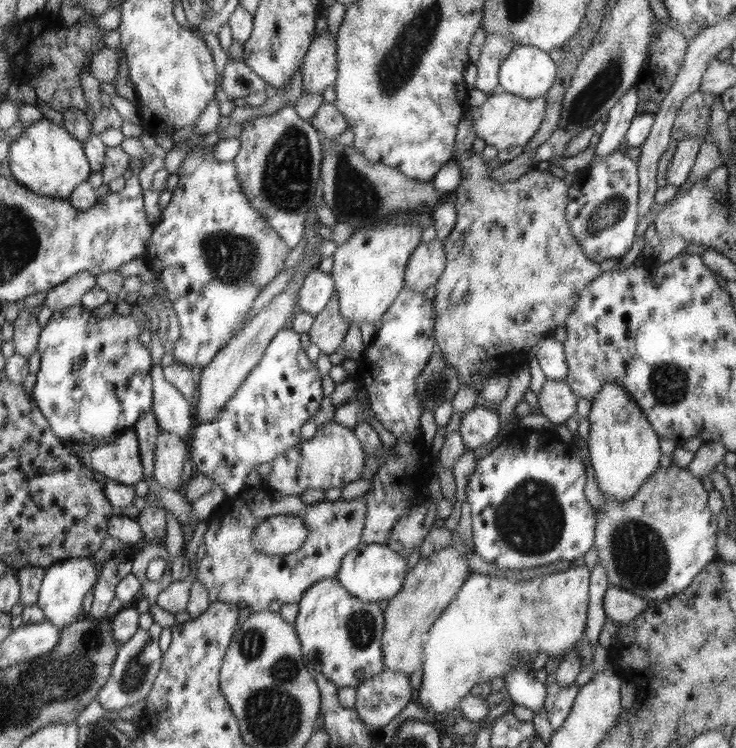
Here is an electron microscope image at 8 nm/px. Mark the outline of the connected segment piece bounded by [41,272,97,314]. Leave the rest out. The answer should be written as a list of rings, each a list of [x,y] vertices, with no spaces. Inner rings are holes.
[[[89,272],[78,273],[76,277],[69,278],[63,285],[47,291],[41,308],[46,307],[56,313],[77,305],[81,305],[86,292],[97,286],[96,277]]]

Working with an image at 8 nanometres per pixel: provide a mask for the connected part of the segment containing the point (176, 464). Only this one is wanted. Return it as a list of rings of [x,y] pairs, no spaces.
[[[164,433],[156,438],[155,465],[153,468],[154,480],[158,486],[165,490],[177,490],[182,486],[182,472],[184,472],[184,460],[188,458],[188,446],[186,439],[180,439],[176,434]]]

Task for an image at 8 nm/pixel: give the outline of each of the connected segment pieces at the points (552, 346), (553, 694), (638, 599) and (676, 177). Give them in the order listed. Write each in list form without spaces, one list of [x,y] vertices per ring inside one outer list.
[[[555,336],[542,339],[535,355],[547,379],[565,380],[569,372],[566,354],[563,344],[556,341]]]
[[[557,682],[549,684],[548,694],[545,698],[545,709],[554,731],[564,724],[564,719],[570,714],[578,691],[579,686],[576,683],[567,687],[561,687]]]
[[[610,585],[603,598],[603,607],[607,618],[614,624],[623,625],[634,621],[649,608],[650,600],[634,594],[621,586]]]
[[[704,136],[699,138],[687,138],[679,141],[676,151],[667,166],[666,180],[670,186],[681,187],[686,182],[694,166],[696,154],[700,150],[700,145]]]

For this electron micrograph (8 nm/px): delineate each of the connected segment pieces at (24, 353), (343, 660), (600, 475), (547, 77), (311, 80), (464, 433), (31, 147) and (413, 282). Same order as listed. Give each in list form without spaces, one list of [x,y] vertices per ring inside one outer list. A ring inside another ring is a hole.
[[[20,306],[18,317],[14,322],[14,353],[22,357],[30,357],[37,350],[41,326],[37,322],[37,310],[26,310]]]
[[[326,579],[314,584],[297,605],[298,614],[294,620],[294,626],[302,641],[305,661],[312,670],[322,673],[338,687],[352,688],[356,688],[364,681],[369,681],[384,670],[382,638],[385,632],[385,617],[378,603],[354,598],[354,595],[350,594],[336,579]]]
[[[615,382],[604,385],[591,401],[588,420],[588,458],[594,469],[598,490],[605,498],[616,502],[630,500],[659,469],[662,453],[660,436],[654,431],[653,424],[641,407],[633,401],[628,390]]]
[[[516,43],[506,60],[502,61],[499,91],[534,101],[553,89],[556,70],[558,66],[546,51]]]
[[[327,31],[313,40],[302,63],[302,89],[306,95],[322,95],[337,79],[337,41]]]
[[[479,403],[462,415],[460,436],[468,449],[481,448],[494,440],[500,432],[500,420],[492,408]]]
[[[45,116],[24,129],[9,147],[9,168],[11,177],[36,194],[52,198],[70,198],[78,186],[90,176],[90,166],[84,143],[74,138],[63,125],[56,125]]]
[[[436,238],[428,242],[422,241],[409,258],[405,270],[405,289],[424,291],[437,285],[446,264],[446,250],[442,240]]]

